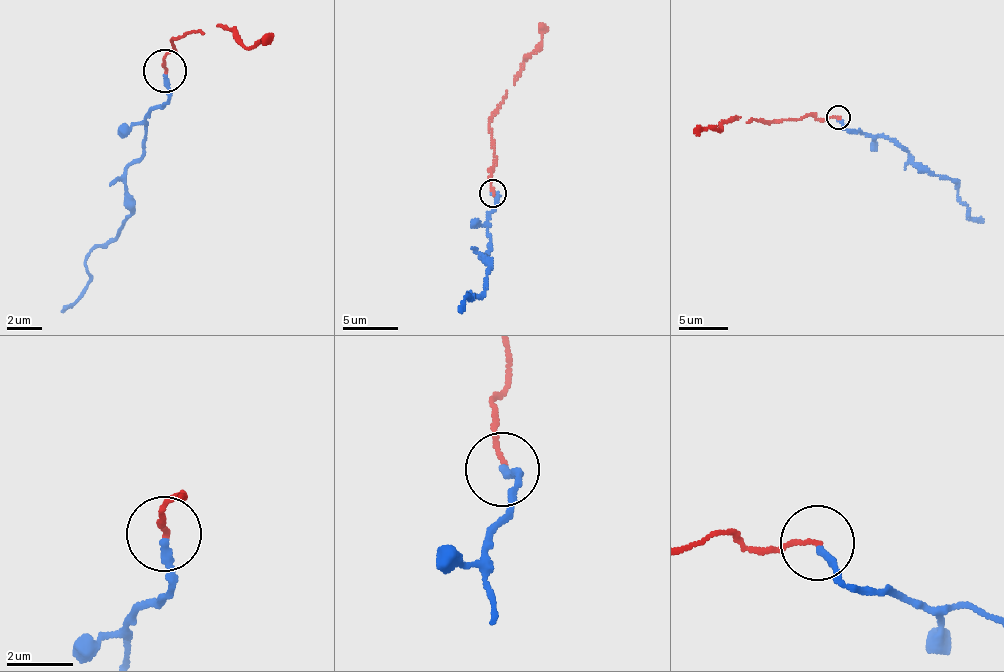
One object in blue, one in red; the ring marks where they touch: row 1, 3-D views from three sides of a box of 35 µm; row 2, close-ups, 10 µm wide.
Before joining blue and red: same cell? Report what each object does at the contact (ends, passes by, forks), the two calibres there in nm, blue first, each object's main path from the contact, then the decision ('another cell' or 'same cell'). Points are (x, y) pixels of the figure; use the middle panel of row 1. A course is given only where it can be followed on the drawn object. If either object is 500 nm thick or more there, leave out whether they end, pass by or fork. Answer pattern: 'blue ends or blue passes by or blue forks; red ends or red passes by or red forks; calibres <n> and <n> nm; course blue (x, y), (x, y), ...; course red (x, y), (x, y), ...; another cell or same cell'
blue ends; red ends; calibres 240 and 140 nm; course blue (494, 192), (490, 246), (482, 255), (489, 268), (484, 291), (470, 292), (474, 297), (459, 311); course red (493, 193), (489, 118), (541, 41), (539, 23); same cell

